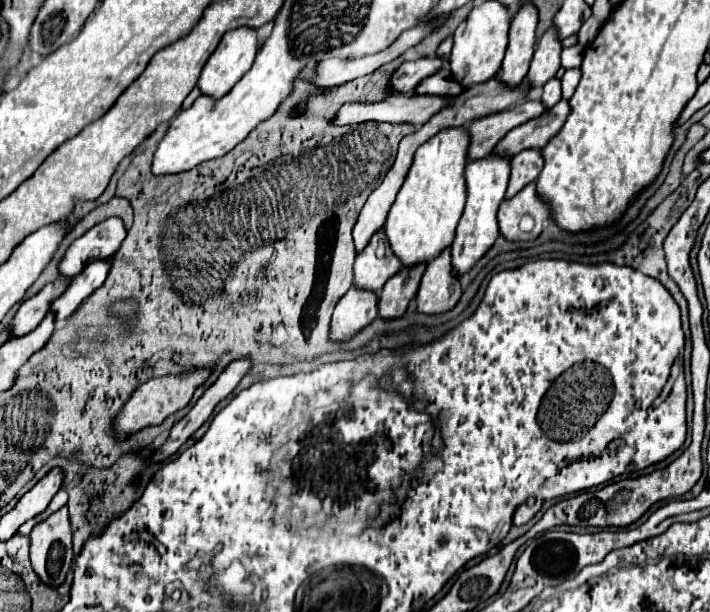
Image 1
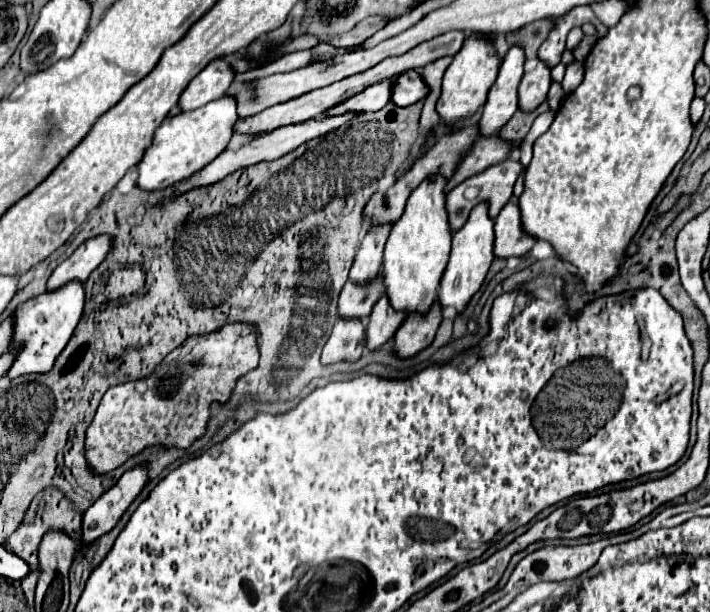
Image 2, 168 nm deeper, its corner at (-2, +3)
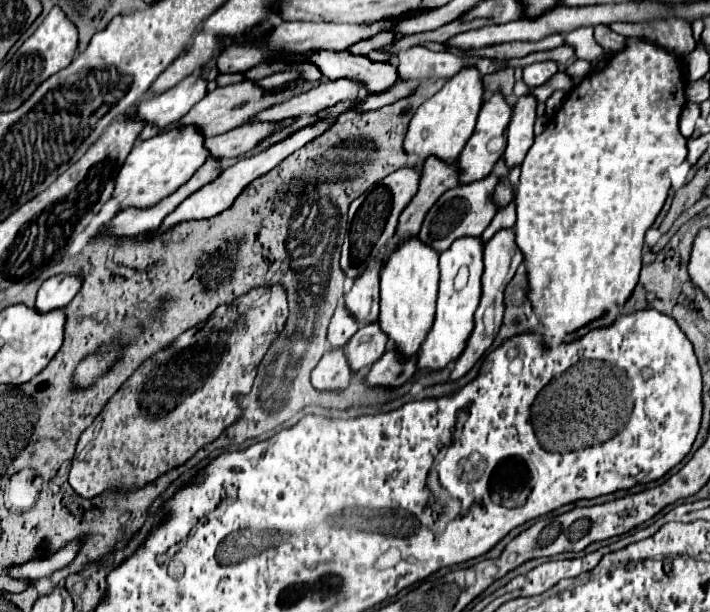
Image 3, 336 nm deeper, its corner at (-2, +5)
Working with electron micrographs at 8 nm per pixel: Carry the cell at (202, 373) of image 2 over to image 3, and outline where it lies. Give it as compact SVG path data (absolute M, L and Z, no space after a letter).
M281 286L253 288L233 306L221 306L207 322L147 358L81 434L69 472L73 490L93 498L107 488L145 486L213 442L239 418L235 398L251 390L257 366L287 314Z

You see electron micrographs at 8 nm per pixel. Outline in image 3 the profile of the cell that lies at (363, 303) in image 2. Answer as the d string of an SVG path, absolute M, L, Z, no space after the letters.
M341 302L331 318L331 324L329 324L329 332L327 332L327 338L331 342L333 348L339 348L339 346L345 346L349 342L349 338L359 330L359 324L357 324L357 318L345 308L345 304Z

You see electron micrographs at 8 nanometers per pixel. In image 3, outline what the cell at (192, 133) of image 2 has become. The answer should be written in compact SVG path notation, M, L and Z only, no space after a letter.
M195 124L177 126L173 130L165 130L153 138L135 142L129 158L121 166L121 174L117 174L117 186L113 196L121 200L121 208L149 208L163 200L167 194L173 194L179 186L183 186L209 158L209 150L205 146L205 136L197 130Z

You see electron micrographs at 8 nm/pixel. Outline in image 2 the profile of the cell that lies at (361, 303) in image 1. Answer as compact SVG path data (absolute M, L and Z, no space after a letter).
M337 320L321 352L321 364L357 362L365 348L365 324L361 320Z

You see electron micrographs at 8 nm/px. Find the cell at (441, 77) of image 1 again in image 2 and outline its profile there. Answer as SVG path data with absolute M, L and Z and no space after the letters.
M407 70L393 80L391 102L397 106L409 106L409 104L415 104L417 100L425 100L427 92L429 90L423 78L415 70Z

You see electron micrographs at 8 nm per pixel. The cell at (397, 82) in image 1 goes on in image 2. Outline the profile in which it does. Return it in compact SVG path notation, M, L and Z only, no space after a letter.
M383 80L379 84L373 84L369 88L365 88L361 94L329 108L323 118L329 118L329 116L341 116L345 112L377 112L381 110L387 102L389 102L389 94L391 94L391 86L393 86L393 80Z

